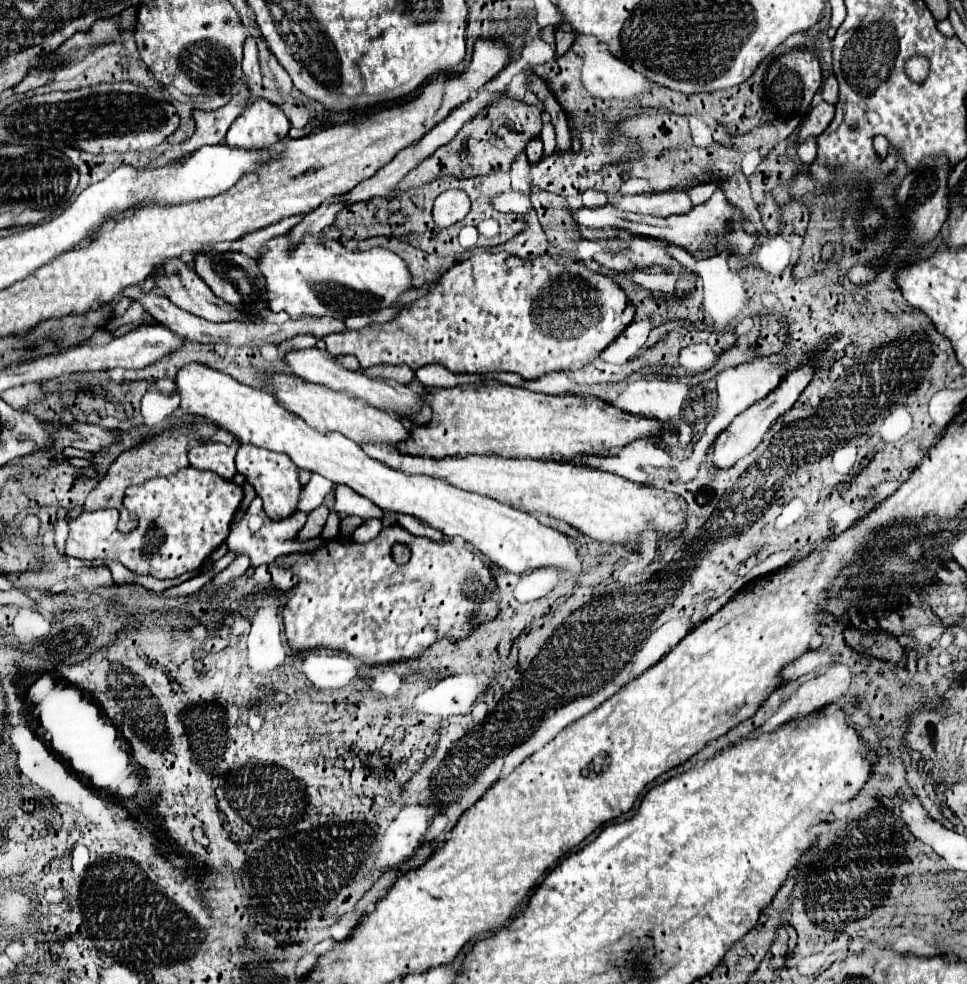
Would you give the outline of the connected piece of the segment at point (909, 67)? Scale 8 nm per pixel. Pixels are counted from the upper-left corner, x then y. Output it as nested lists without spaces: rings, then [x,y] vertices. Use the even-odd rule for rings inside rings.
[[[914,56],[914,60],[910,60],[908,64],[906,64],[906,72],[908,72],[908,76],[912,78],[912,80],[922,80],[922,78],[926,78],[926,74],[928,74],[928,60],[924,60],[924,58],[920,58],[920,56]]]

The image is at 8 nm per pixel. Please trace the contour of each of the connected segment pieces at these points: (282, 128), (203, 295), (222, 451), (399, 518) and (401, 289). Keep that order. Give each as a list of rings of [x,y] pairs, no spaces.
[[[268,100],[250,102],[248,108],[234,120],[226,134],[226,144],[238,148],[270,148],[278,140],[286,138],[290,122],[282,108]]]
[[[172,260],[172,264],[164,264],[162,268],[164,274],[158,276],[158,286],[178,308],[210,322],[242,320],[240,312],[214,296],[214,292],[192,270],[188,270],[184,260]]]
[[[220,442],[196,444],[188,452],[190,466],[196,470],[212,470],[220,478],[232,480],[237,472],[235,456],[238,446],[240,446],[238,442],[232,442],[232,444],[220,444]]]
[[[396,514],[396,522],[398,522],[402,528],[406,528],[408,532],[416,534],[416,536],[428,536],[428,538],[432,538],[432,540],[442,540],[442,538],[444,538],[444,534],[442,534],[440,530],[424,524],[420,518],[410,516],[410,514]]]
[[[284,236],[274,238],[266,244],[258,264],[268,282],[270,310],[286,312],[290,318],[310,314],[344,320],[346,316],[370,314],[394,306],[412,288],[412,274],[406,262],[392,250],[372,248],[366,252],[348,252],[340,242],[322,236],[304,238],[294,252],[290,252],[290,242]]]

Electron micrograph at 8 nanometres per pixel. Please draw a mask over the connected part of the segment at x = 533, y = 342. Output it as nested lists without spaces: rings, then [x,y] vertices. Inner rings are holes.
[[[484,252],[484,254],[476,254],[468,260],[462,260],[458,262],[456,266],[452,266],[440,280],[438,284],[430,290],[428,296],[412,302],[410,306],[406,306],[392,322],[388,324],[376,324],[374,328],[372,326],[366,326],[362,330],[344,330],[340,334],[332,334],[332,336],[326,336],[324,342],[326,342],[326,350],[336,356],[336,354],[352,354],[358,358],[360,366],[362,368],[370,368],[370,366],[378,366],[378,364],[392,364],[392,366],[398,366],[398,364],[406,364],[410,366],[412,370],[418,370],[426,364],[440,364],[444,368],[448,368],[450,372],[456,372],[456,374],[488,374],[488,372],[518,372],[522,378],[526,380],[536,380],[540,376],[548,376],[548,374],[554,374],[554,372],[564,372],[564,370],[574,370],[574,368],[580,368],[584,366],[590,358],[594,358],[598,352],[606,350],[610,346],[612,340],[616,340],[626,328],[628,324],[634,320],[634,306],[630,304],[630,300],[624,296],[624,292],[618,288],[618,284],[614,284],[610,278],[598,274],[598,272],[592,272],[588,270],[580,260],[576,258],[540,258],[540,260],[520,260],[512,254],[506,254],[506,252],[498,252],[498,254],[490,254],[490,252]]]

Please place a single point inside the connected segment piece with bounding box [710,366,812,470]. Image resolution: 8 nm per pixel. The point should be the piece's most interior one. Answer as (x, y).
(746, 431)

